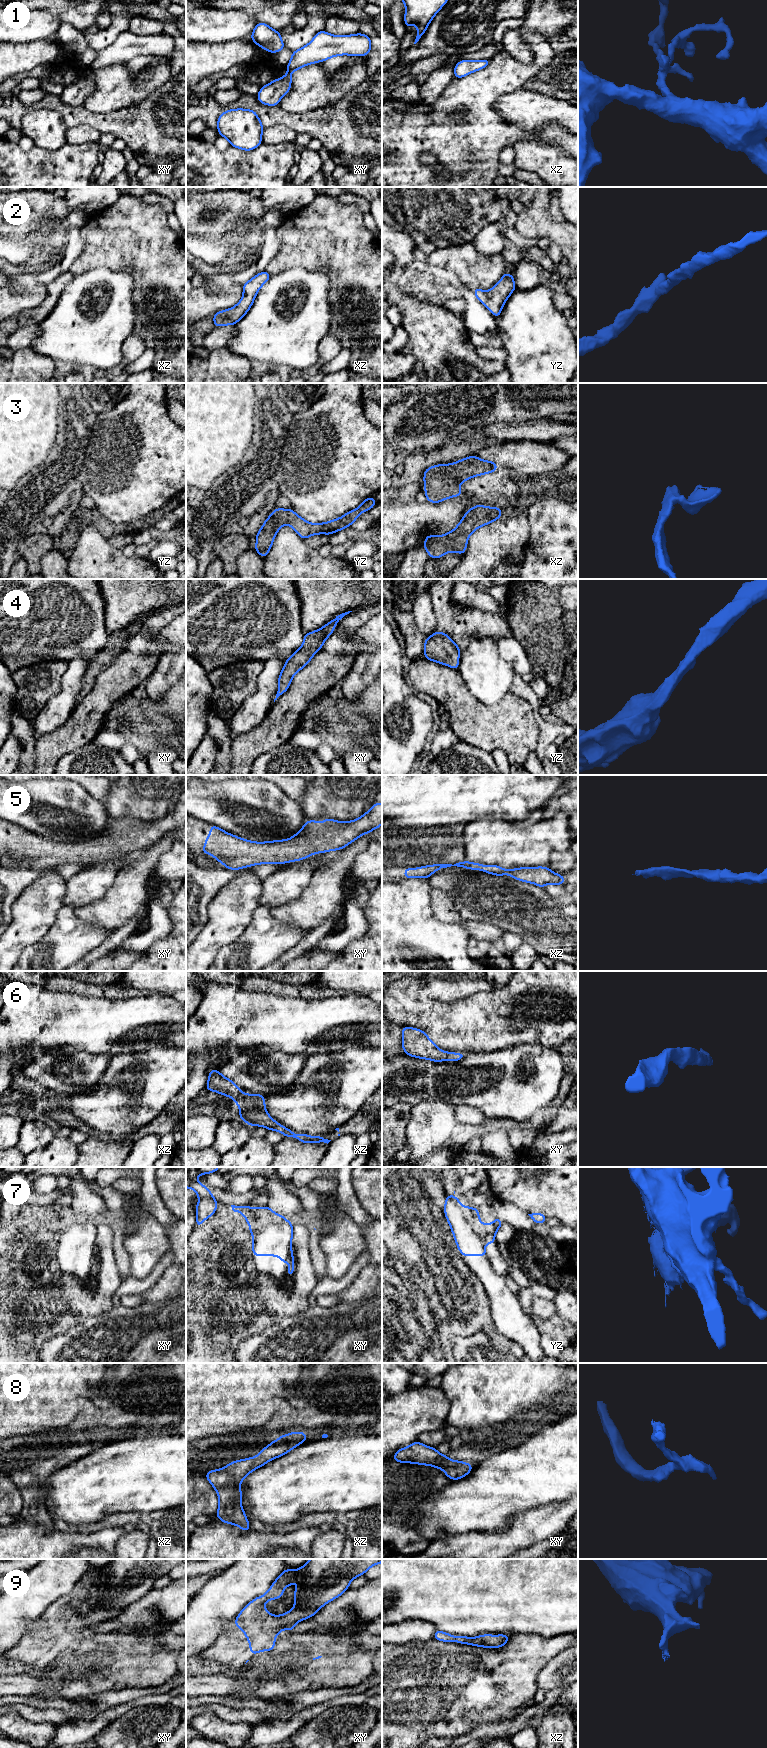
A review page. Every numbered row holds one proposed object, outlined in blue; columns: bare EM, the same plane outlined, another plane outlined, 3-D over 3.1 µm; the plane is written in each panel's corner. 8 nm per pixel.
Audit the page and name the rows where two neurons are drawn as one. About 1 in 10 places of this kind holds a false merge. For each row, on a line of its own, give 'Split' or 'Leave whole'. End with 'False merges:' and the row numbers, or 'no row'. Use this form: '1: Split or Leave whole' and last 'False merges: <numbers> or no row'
1: Leave whole
2: Leave whole
3: Leave whole
4: Leave whole
5: Leave whole
6: Leave whole
7: Split
8: Leave whole
9: Leave whole
False merges: 7

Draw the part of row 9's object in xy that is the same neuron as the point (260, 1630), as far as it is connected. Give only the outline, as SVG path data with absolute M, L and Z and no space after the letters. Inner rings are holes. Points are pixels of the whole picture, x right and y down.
M311 1559L297 1570L285 1569L273 1582L270 1589L247 1604L235 1619L235 1626L244 1632L250 1642L249 1652L255 1655L260 1651L273 1650L275 1638L283 1629L294 1632L295 1624L314 1616L325 1604L342 1595L354 1578L364 1575L369 1568L381 1562L382 1559ZM298 1572L301 1574L301 1584L295 1588L294 1608L279 1616L271 1615L264 1608L265 1603L271 1599L282 1598L283 1590L297 1580Z

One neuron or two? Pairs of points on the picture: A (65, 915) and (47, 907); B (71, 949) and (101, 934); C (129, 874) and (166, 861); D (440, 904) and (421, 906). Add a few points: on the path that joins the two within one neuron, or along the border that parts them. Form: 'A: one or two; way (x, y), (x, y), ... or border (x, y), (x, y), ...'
A: two; border (63, 905), (58, 911), (55, 923), (47, 933)
B: one; way (78, 942), (83, 937), (94, 936)
C: two; border (170, 847), (157, 859), (152, 877)
D: two; border (430, 887), (432, 914), (445, 923)

